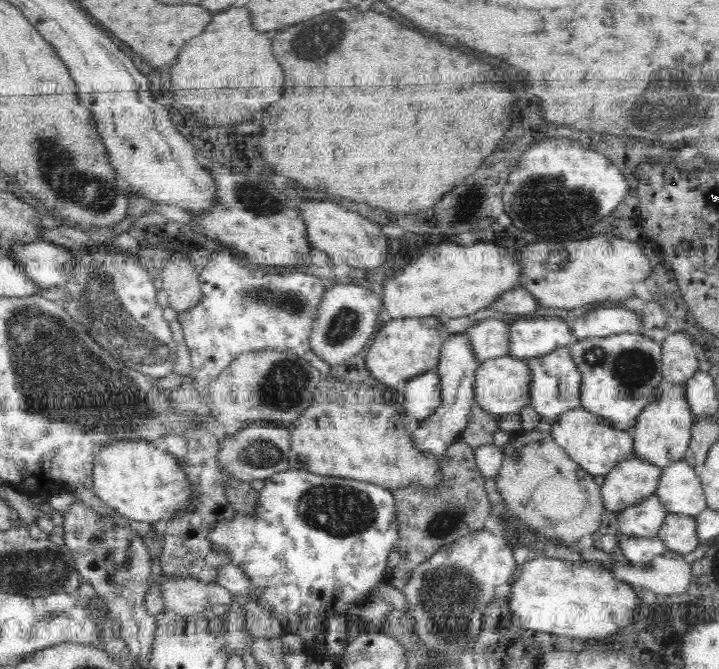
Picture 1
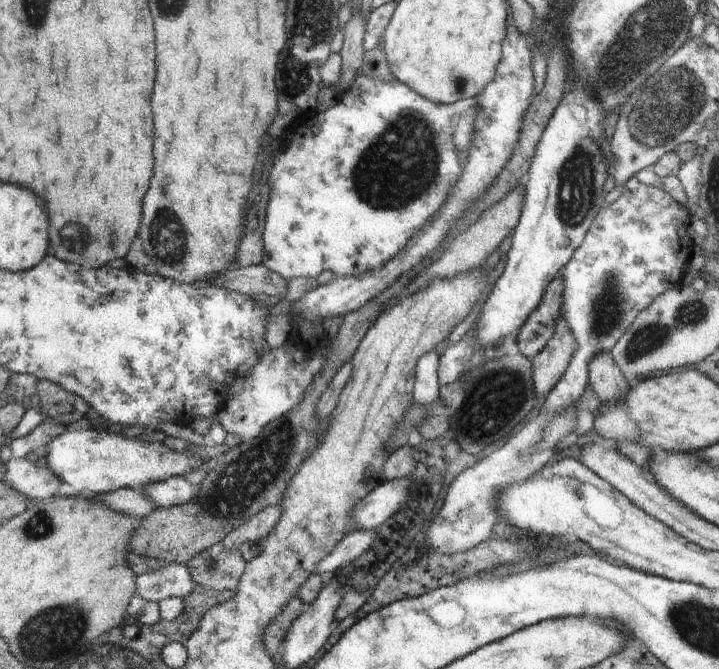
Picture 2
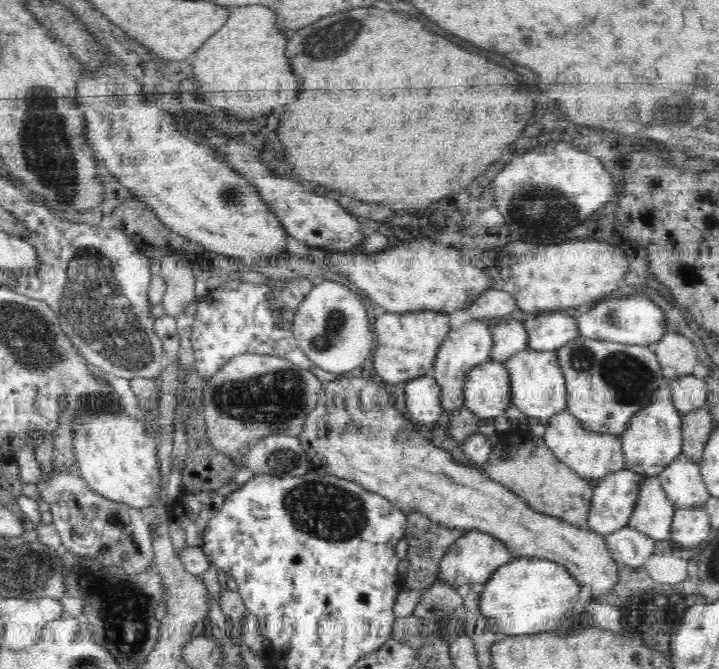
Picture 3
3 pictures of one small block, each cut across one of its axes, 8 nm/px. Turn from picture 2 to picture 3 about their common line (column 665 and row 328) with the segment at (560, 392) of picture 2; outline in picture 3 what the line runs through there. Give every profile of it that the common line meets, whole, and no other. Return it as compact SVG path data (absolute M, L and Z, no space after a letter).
M292 276L291 279L284 280L268 279L264 284L230 279L215 290L209 290L206 296L196 298L197 308L190 338L198 376L206 381L233 356L258 353L288 359L316 375L321 384L338 378L338 375L317 367L298 347L292 334L292 320L297 309L315 284L314 278L304 276Z

